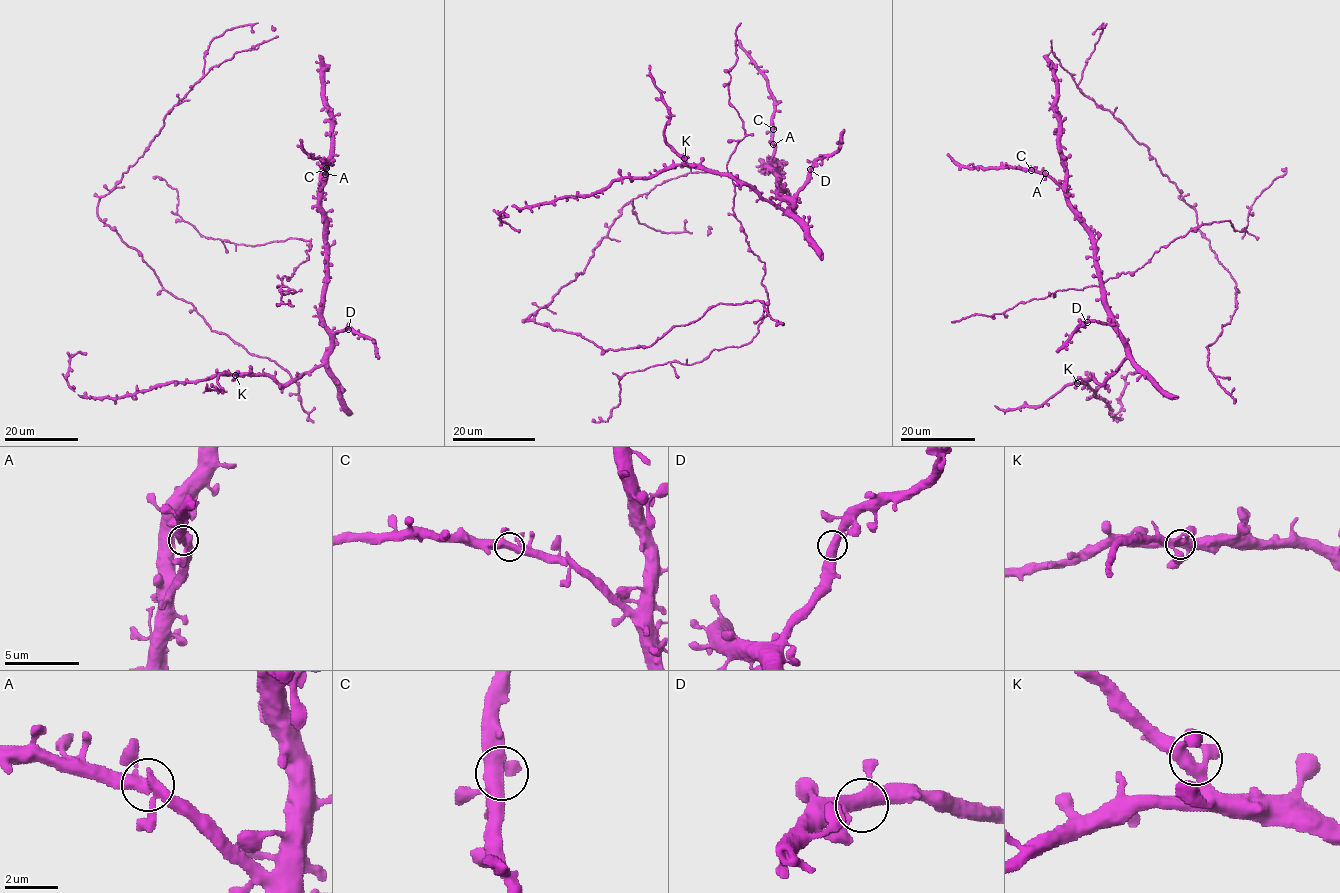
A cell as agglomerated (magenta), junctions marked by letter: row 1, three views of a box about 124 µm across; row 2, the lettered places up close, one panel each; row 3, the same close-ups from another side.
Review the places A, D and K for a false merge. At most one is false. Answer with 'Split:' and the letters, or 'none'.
Split: none

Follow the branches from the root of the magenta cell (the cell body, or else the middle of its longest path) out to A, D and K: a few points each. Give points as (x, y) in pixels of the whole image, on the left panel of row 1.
A: (315, 61), (320, 65), (330, 123), (330, 157), (323, 173), (324, 183), (325, 174)
D: (315, 61), (320, 65), (330, 123), (322, 196), (322, 315), (332, 333), (348, 329)
K: (315, 61), (320, 65), (330, 123), (321, 213), (322, 315), (330, 346), (320, 365), (288, 382), (235, 375)

